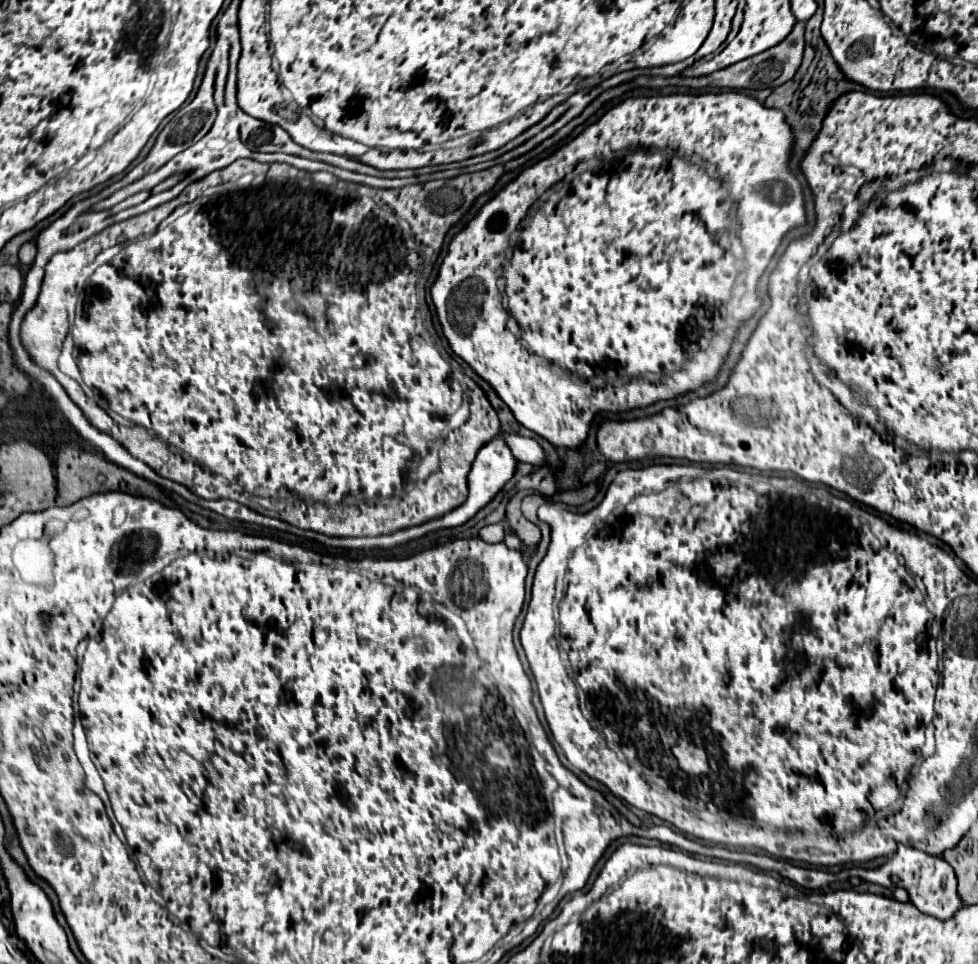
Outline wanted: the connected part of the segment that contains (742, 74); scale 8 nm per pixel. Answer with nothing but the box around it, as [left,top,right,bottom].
[680,22,806,90]

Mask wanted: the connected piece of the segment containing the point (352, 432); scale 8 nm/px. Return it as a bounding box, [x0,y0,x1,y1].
[22,160,516,536]

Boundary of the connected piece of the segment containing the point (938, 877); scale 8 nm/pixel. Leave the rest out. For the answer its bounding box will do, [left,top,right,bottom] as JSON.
[856,846,962,920]

